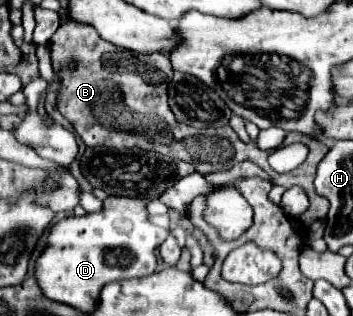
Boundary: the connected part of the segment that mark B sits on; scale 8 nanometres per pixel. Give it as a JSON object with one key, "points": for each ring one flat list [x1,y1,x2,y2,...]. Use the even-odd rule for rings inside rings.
{"points":[[65,21,49,41,51,49,51,63,55,73,59,75,59,91,57,91,57,109,63,117,67,117,81,141,87,147,141,147,145,151,159,151,169,157,177,157,181,161,191,161,195,167,203,167,205,171,219,171,229,169,239,161,253,161,261,169,265,169,275,185,291,187,301,185,311,201,311,207,303,213,303,217,289,218,291,225,299,231,307,229,313,219,325,219,329,211,329,201,321,197,315,187,315,169,317,163,327,155,327,147,307,137,309,155,305,163,289,173,277,173,269,167,265,151,261,151,255,143,243,143,235,131,225,125,219,129,195,129,184,123,178,123,167,105,167,87,173,77,171,63,161,53,139,55,129,49,113,47,99,39,97,31,89,25,81,25,75,21],[69,63,77,63,77,67,69,67]]}

